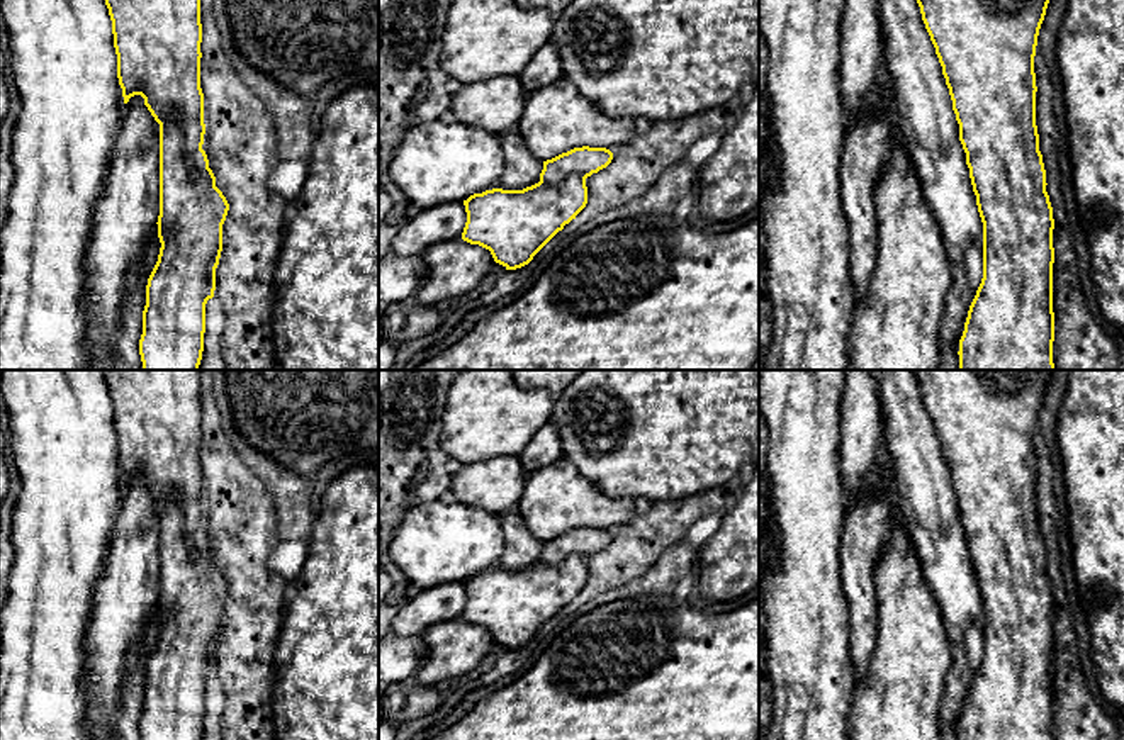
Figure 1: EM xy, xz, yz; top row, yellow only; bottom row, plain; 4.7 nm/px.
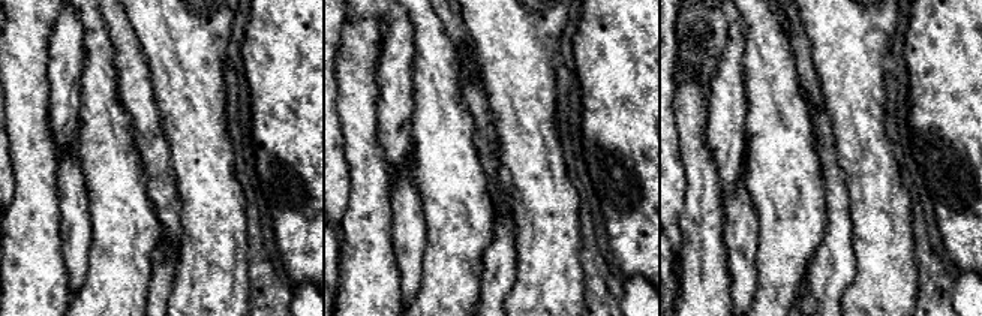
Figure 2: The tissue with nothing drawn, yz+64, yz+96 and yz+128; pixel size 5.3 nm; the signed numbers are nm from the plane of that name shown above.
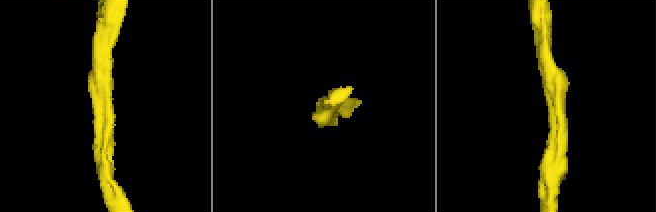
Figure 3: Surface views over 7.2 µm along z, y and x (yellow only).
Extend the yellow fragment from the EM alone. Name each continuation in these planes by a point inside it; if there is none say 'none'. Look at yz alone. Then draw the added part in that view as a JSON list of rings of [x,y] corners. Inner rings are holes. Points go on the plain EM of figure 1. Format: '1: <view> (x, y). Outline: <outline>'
none

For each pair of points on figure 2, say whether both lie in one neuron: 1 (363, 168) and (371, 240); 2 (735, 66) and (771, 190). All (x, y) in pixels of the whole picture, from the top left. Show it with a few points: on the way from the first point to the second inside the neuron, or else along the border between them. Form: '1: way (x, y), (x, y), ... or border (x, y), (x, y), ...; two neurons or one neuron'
1: way (371, 186), (371, 222); one neuron
2: border (742, 69), (745, 81), (745, 140); two neurons

